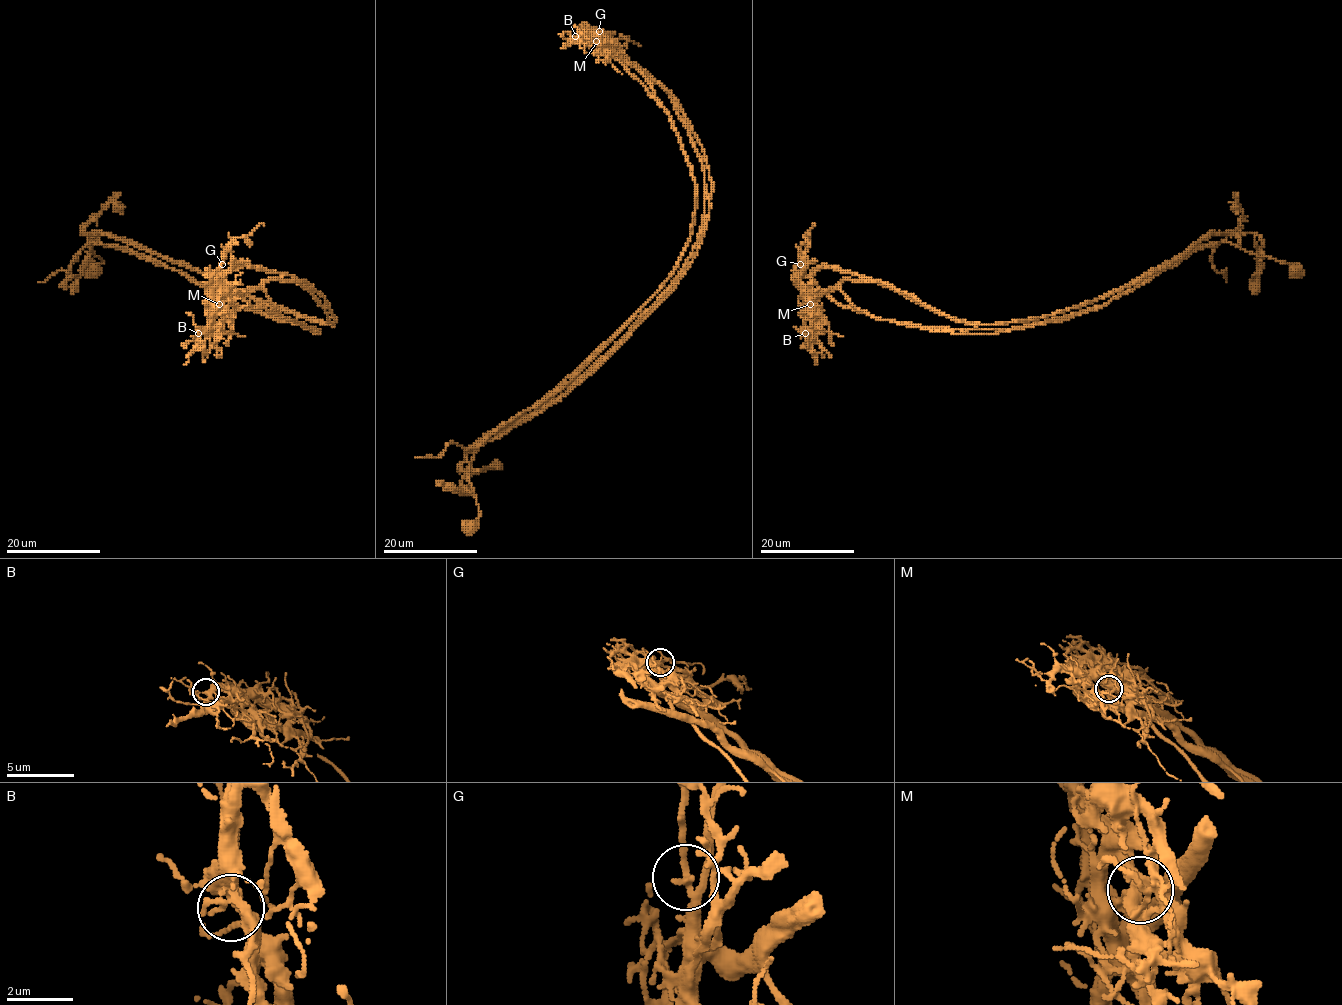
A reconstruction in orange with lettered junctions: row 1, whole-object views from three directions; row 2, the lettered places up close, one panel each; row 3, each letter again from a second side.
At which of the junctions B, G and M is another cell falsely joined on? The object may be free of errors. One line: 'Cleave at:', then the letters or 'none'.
Cleave at: M

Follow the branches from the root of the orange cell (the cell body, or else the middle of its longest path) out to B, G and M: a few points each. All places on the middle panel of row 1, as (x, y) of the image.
B: (468, 527), (465, 452), (572, 375), (691, 237), (695, 183), (670, 113), (575, 36)
G: (468, 527), (479, 507), (465, 452), (572, 375), (660, 288), (691, 237), (695, 183), (672, 118), (599, 31)
M: (468, 527), (479, 507), (465, 452), (572, 375), (660, 288), (691, 237), (695, 183), (672, 118), (597, 42)

